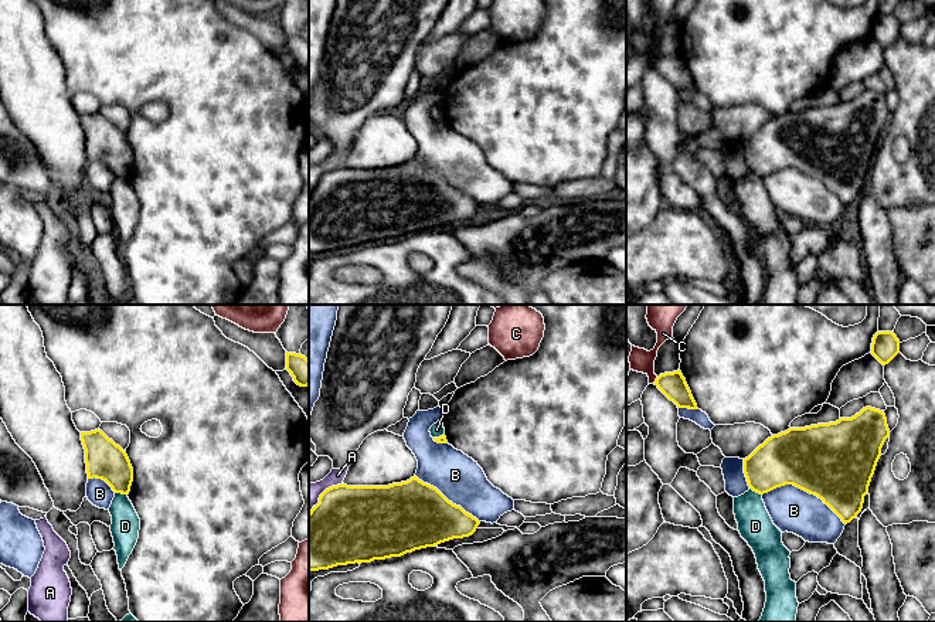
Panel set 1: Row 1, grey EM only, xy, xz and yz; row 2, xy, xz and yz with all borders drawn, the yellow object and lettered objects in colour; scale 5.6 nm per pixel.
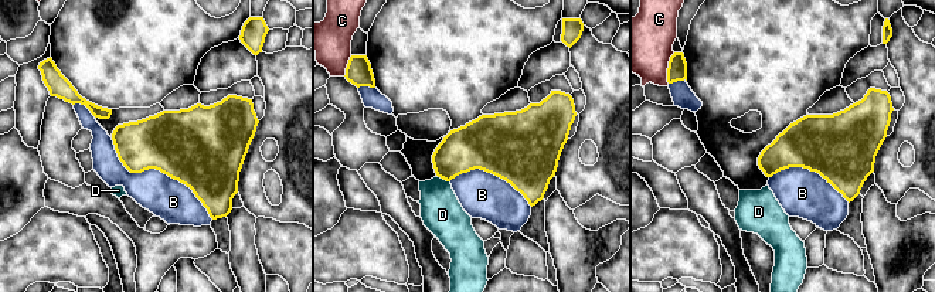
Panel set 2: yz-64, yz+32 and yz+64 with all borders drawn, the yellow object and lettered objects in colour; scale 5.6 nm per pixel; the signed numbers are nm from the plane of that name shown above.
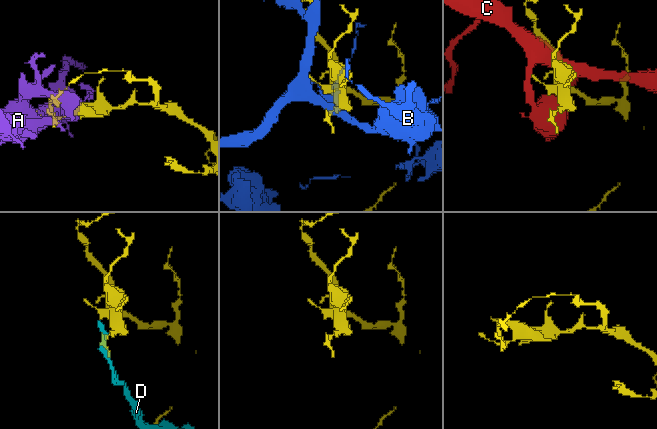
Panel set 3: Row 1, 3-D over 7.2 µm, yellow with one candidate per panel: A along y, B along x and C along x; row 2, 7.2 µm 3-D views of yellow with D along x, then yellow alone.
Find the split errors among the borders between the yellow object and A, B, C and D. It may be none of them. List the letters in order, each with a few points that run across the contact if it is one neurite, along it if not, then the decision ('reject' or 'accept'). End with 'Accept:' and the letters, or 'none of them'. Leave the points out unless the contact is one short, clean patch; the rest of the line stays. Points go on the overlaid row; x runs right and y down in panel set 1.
A: reject
B: reject
C: reject
D: xy (115, 492), (126, 495) | reject
Accept: none of them

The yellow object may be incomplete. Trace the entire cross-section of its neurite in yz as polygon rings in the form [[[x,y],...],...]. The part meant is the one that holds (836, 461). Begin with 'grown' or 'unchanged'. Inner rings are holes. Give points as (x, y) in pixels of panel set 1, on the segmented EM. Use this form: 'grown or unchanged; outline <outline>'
unchanged; outline [[[866,407],[851,418],[772,435],[744,459],[744,473],[759,494],[785,485],[815,494],[847,524],[863,509],[888,436],[884,411]]]

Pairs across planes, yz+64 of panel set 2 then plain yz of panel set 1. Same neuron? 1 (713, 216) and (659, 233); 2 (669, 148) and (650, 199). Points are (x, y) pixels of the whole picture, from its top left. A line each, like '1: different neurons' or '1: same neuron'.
1: different neurons
2: different neurons

